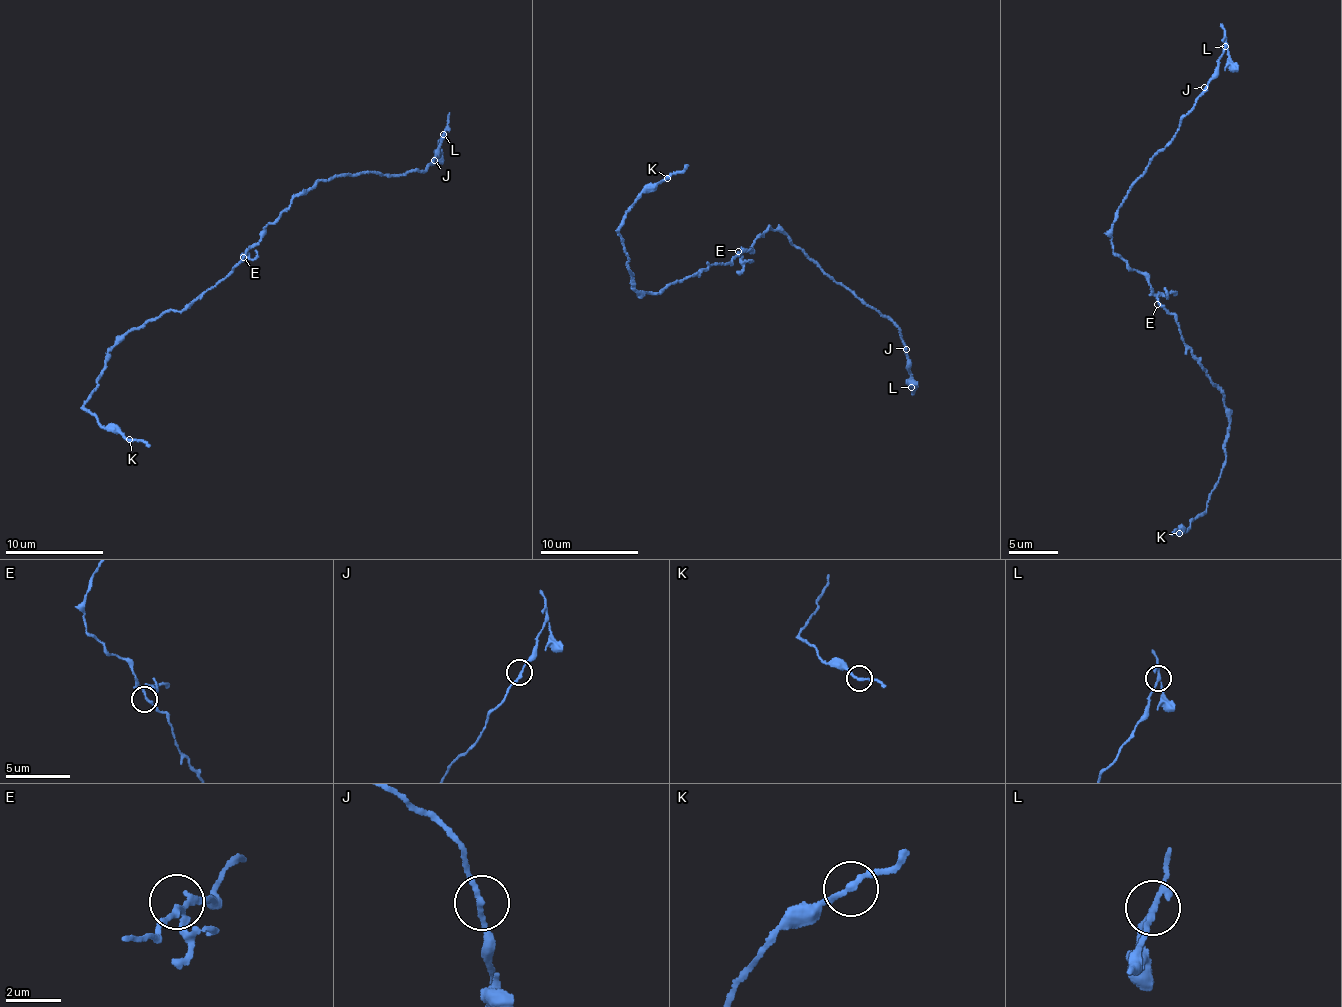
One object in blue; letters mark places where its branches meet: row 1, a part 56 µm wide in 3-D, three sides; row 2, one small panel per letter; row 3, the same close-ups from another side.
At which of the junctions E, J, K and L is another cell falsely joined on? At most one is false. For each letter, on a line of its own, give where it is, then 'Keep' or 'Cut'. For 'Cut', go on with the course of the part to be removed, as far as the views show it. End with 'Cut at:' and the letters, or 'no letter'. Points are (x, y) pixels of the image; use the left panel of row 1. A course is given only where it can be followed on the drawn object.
E: Place: (243, 257). Keep
J: Place: (434, 160). Keep
K: Place: (129, 439). Keep
L: Place: (443, 134). Cut. Course of the part to remove: (442, 135), (440, 151), (443, 164)
Cut at: L

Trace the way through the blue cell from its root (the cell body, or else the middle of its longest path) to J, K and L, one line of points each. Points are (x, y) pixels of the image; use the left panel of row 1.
J: (243, 256), (259, 240), (268, 223), (318, 181), (364, 172), (404, 175), (426, 169), (434, 160)
K: (243, 256), (197, 299), (134, 328), (108, 351), (106, 369), (84, 408), (97, 424), (129, 439)
L: (243, 256), (259, 240), (268, 223), (318, 181), (364, 172), (404, 175), (426, 169), (442, 135)

